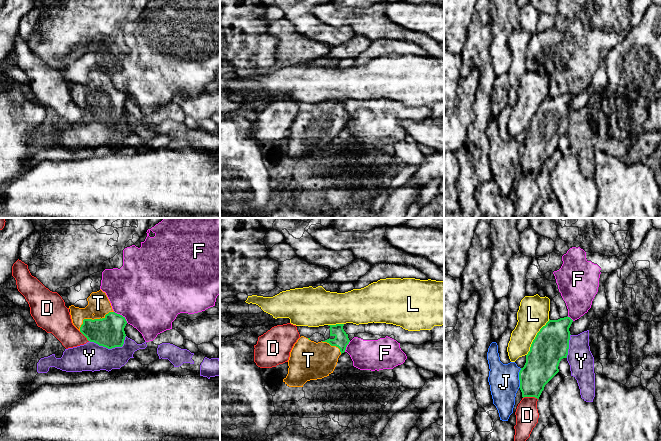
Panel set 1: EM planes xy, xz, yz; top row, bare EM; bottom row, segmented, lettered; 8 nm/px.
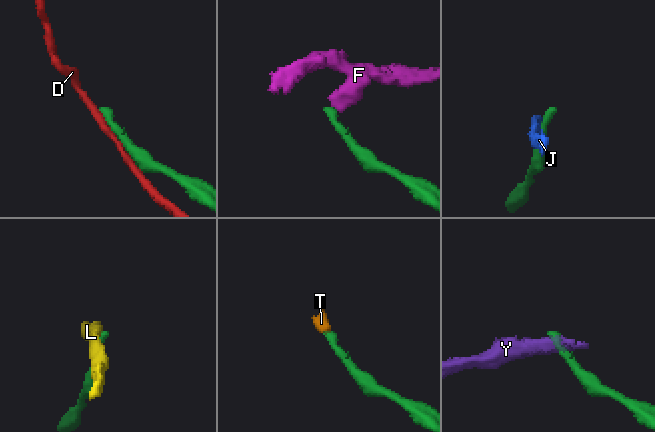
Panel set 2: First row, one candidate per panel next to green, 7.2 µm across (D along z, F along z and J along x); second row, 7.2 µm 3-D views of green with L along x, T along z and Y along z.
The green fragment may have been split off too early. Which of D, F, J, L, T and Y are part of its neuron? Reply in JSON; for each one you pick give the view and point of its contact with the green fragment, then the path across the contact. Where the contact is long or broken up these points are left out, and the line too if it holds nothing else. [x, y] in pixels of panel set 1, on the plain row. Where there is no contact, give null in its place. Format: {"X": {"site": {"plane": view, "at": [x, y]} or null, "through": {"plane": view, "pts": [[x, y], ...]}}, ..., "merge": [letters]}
{"T": {"site": {"plane": "xy", "at": [94, 95]}, "through": {"plane": "xy", "pts": [[108, 108], [94, 95], [98, 91], [98, 79]]}}, "merge": ["T"]}

